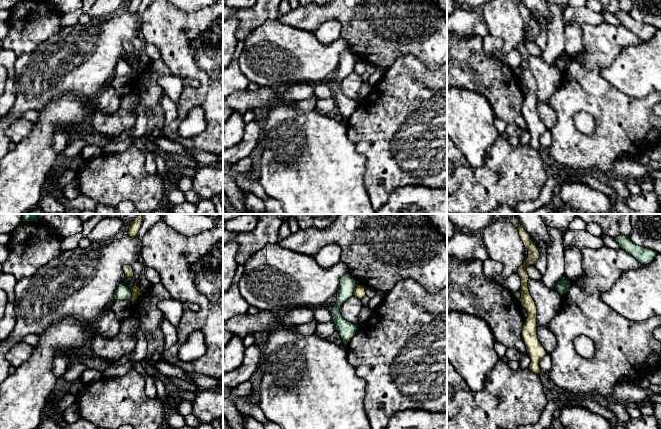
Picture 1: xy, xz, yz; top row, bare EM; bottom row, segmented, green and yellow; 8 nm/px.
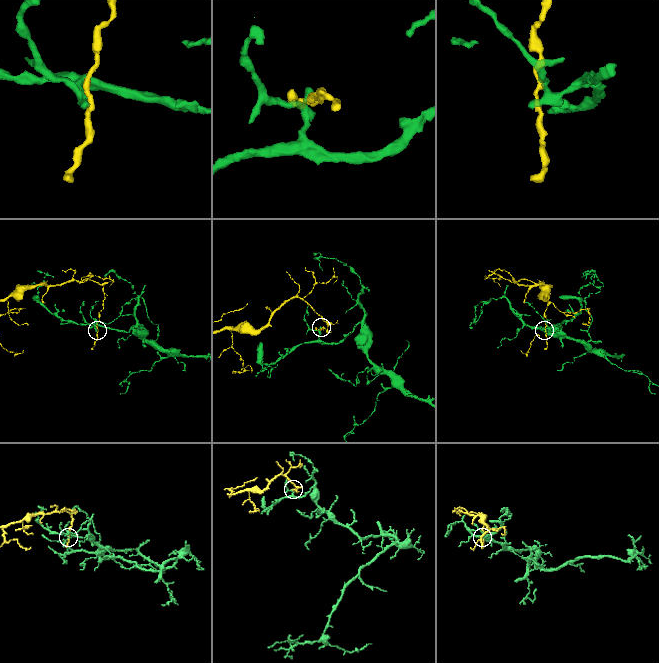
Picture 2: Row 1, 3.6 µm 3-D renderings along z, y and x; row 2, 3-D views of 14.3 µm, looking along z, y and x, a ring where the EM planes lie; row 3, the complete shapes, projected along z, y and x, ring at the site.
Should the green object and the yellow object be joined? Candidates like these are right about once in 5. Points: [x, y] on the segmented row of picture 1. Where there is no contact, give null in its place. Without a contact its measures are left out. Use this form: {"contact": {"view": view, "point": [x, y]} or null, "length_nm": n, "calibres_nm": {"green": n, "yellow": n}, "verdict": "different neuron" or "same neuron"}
{"contact": {"view": "xy", "point": [131, 294]}, "length_nm": 100, "calibres_nm": {"green": 120, "yellow": 80}, "verdict": "different neuron"}

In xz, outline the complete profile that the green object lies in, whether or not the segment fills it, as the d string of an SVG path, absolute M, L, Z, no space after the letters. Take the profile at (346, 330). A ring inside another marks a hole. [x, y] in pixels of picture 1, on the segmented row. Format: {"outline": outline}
{"outline": "M346 274L340 279L339 290L337 293L337 301L333 307L331 314L336 325L336 330L342 340L343 345L348 345L357 332L358 325L345 320L340 312L341 305L353 296L354 289L357 284L355 278L350 274Z"}

